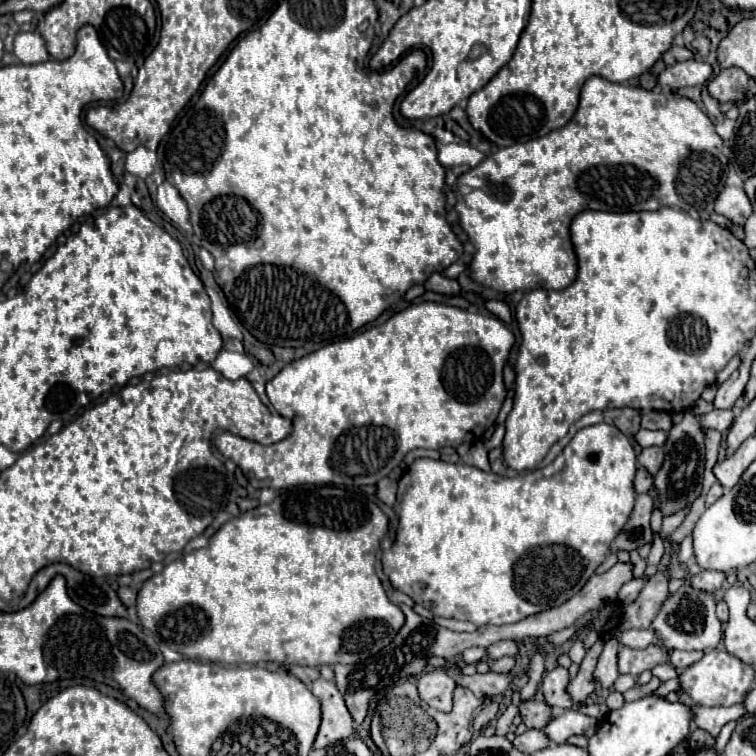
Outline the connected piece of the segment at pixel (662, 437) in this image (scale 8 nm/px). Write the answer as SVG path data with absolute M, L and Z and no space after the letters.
M639 430L639 434L635 434L637 444L641 444L643 448L647 446L663 446L663 442L667 440L667 432L665 430Z

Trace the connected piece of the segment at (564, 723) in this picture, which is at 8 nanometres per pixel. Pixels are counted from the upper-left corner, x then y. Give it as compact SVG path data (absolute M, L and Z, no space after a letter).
M565 710L559 712L547 726L545 734L551 738L551 742L565 742L573 734L583 734L585 738L591 738L599 730L599 720L581 714L577 710Z

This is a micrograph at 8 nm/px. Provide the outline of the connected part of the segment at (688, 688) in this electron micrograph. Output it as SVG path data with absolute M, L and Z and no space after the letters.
M711 650L699 662L689 666L681 676L681 688L693 698L695 704L703 706L731 706L743 702L745 694L751 690L753 682L753 668L737 660L735 656L727 654L725 650Z

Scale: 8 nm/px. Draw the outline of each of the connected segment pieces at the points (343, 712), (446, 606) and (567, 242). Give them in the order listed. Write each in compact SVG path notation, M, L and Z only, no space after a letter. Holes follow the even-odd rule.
M319 678L313 682L311 692L319 698L321 710L323 710L323 720L321 720L319 734L315 738L315 748L323 748L337 740L355 736L355 722L345 706L343 696L339 694L337 686L333 682Z
M593 424L587 428L581 428L573 440L567 444L567 448L545 468L537 468L531 474L525 476L515 476L515 478L503 478L493 472L483 472L475 466L469 464L451 464L443 460L433 460L433 458L417 458L407 472L399 480L399 490L397 490L397 502L395 502L395 512L399 514L399 530L397 530L397 540L391 546L389 552L383 552L383 570L389 576L389 582L411 596L417 604L425 606L431 610L435 616L441 618L455 618L455 620L469 620L477 626L485 624L511 624L519 622L531 614L537 614L541 610L553 608L575 596L585 582L595 574L595 570L605 562L611 542L617 538L619 530L623 530L627 518L631 516L631 510L635 506L635 488L633 488L633 478L637 470L637 456L627 440L627 436L611 424ZM519 562L519 586L515 586L515 566Z
M591 76L583 88L581 88L581 98L579 98L579 108L575 112L575 116L561 128L561 130L553 130L551 134L543 136L543 138L535 138L523 144L515 144L515 146L507 146L501 148L495 154L489 154L479 166L471 168L469 172L461 174L457 180L457 212L459 212L459 220L463 230L469 234L471 242L477 246L477 254L473 256L471 264L469 264L469 272L471 278L477 280L479 284L493 288L497 292L513 292L513 290L535 290L535 288L545 288L545 290L563 290L567 286L573 284L573 280L577 278L577 256L575 256L575 248L571 242L571 220L583 212L583 210L611 210L611 212L641 212L641 210L659 210L663 206L673 206L673 208L681 208L685 212L689 212L691 208L695 208L697 212L709 212L709 216L713 214L713 204L715 198L719 196L719 190L723 190L725 180L723 180L723 170L727 166L727 156L723 154L723 140L721 136L715 132L715 126L711 122L711 118L691 100L685 96L669 96L665 102L665 94L657 94L651 90L645 90L641 86L629 86L629 84L617 84L617 82L609 82L601 76Z

